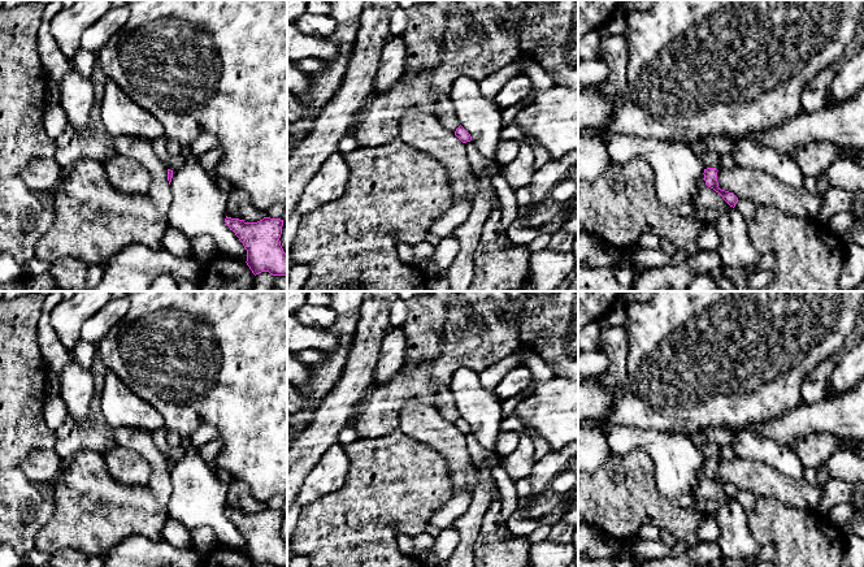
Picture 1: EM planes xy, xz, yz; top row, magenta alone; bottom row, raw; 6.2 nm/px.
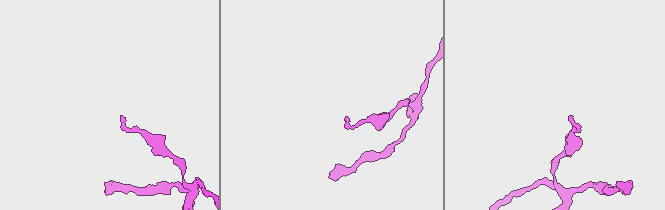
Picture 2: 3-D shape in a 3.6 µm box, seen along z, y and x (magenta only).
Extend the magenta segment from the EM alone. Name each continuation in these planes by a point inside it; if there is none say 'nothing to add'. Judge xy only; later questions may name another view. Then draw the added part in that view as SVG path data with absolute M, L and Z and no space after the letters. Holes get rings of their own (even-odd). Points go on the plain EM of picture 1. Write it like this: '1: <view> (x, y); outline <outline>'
nothing to add

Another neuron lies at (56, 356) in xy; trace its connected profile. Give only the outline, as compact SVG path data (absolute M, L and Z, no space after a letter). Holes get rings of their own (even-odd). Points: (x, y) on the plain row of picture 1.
M43 312L39 319L38 345L48 372L58 375L73 360L71 351L61 343L52 328L49 313Z

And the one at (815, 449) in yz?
M826 433L798 437L789 447L800 458L806 468L813 468L838 453L838 438Z

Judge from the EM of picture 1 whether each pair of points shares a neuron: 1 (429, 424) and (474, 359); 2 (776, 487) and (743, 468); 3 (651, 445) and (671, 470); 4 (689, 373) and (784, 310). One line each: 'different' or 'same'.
1: different
2: same
3: same
4: same

